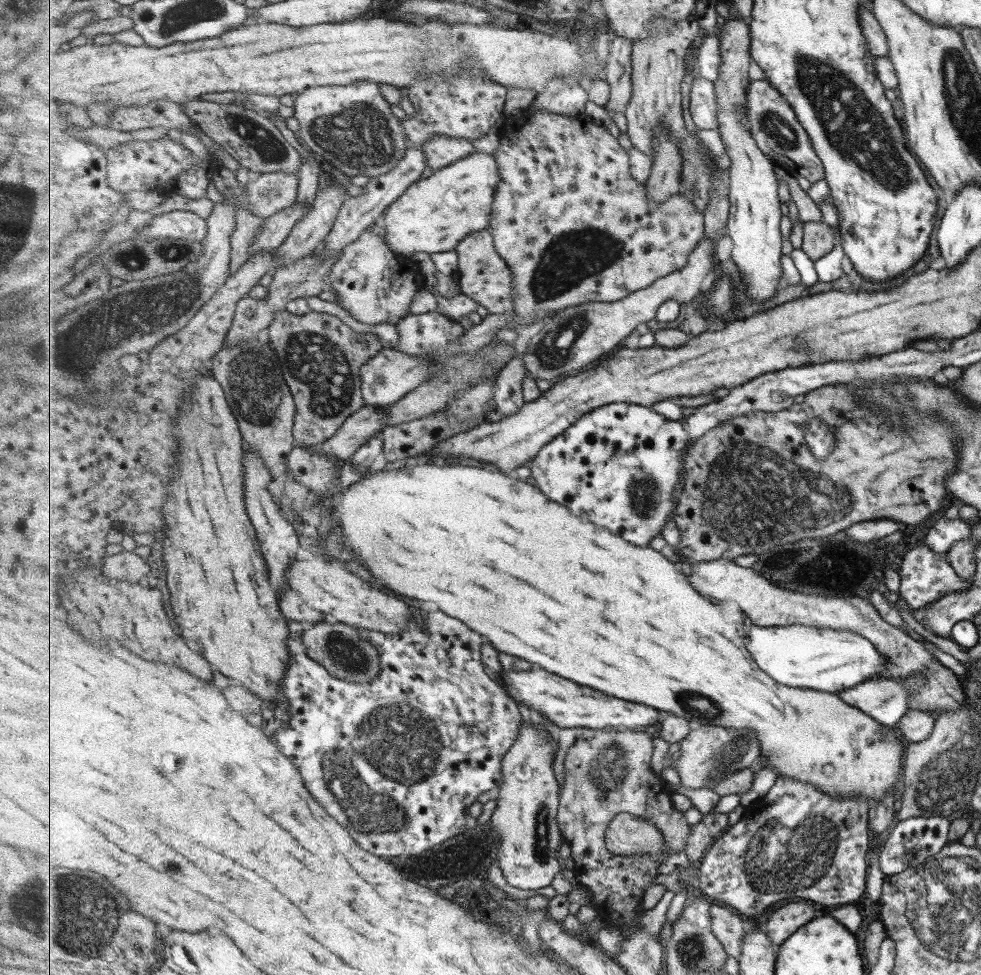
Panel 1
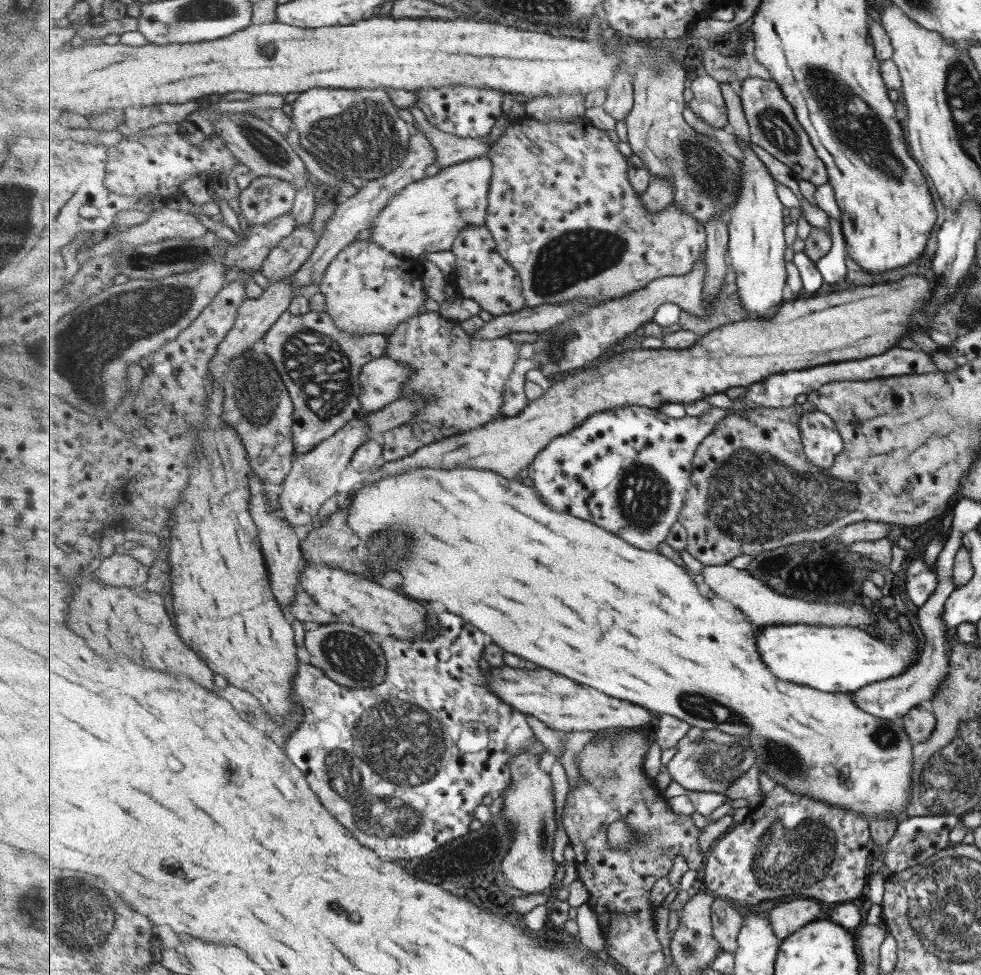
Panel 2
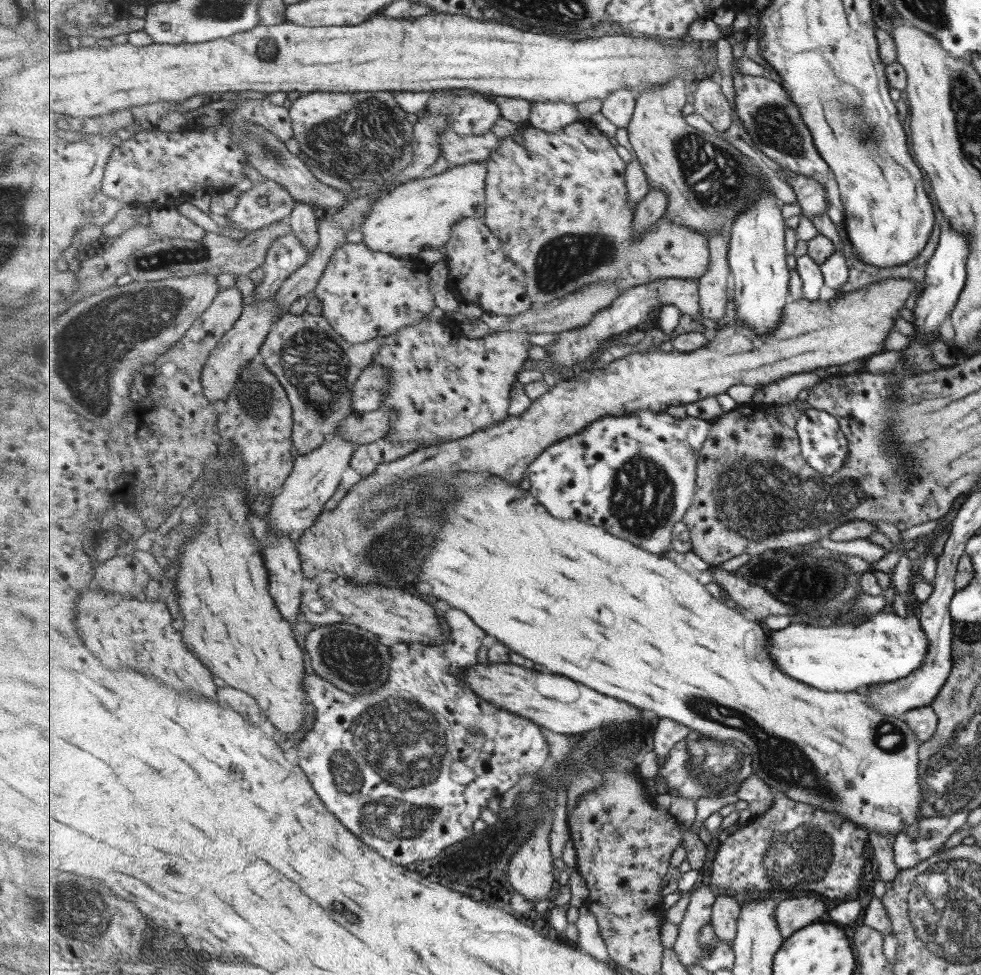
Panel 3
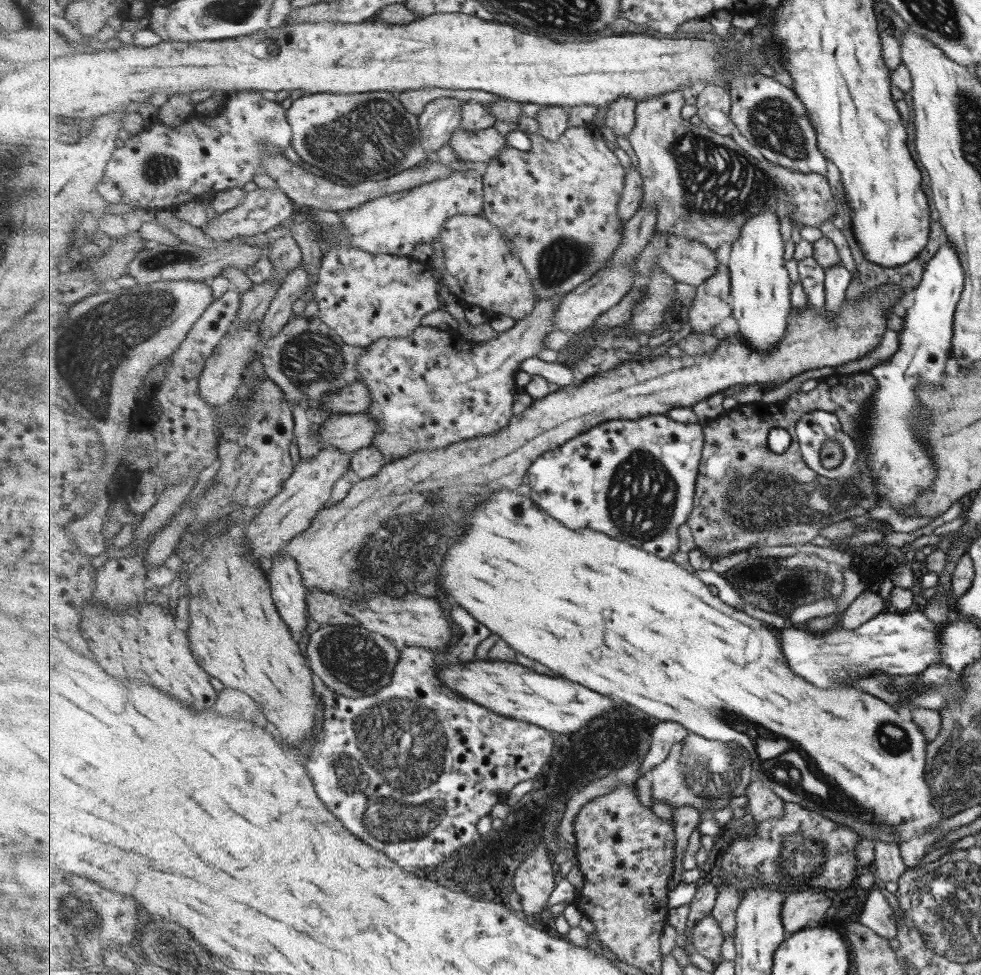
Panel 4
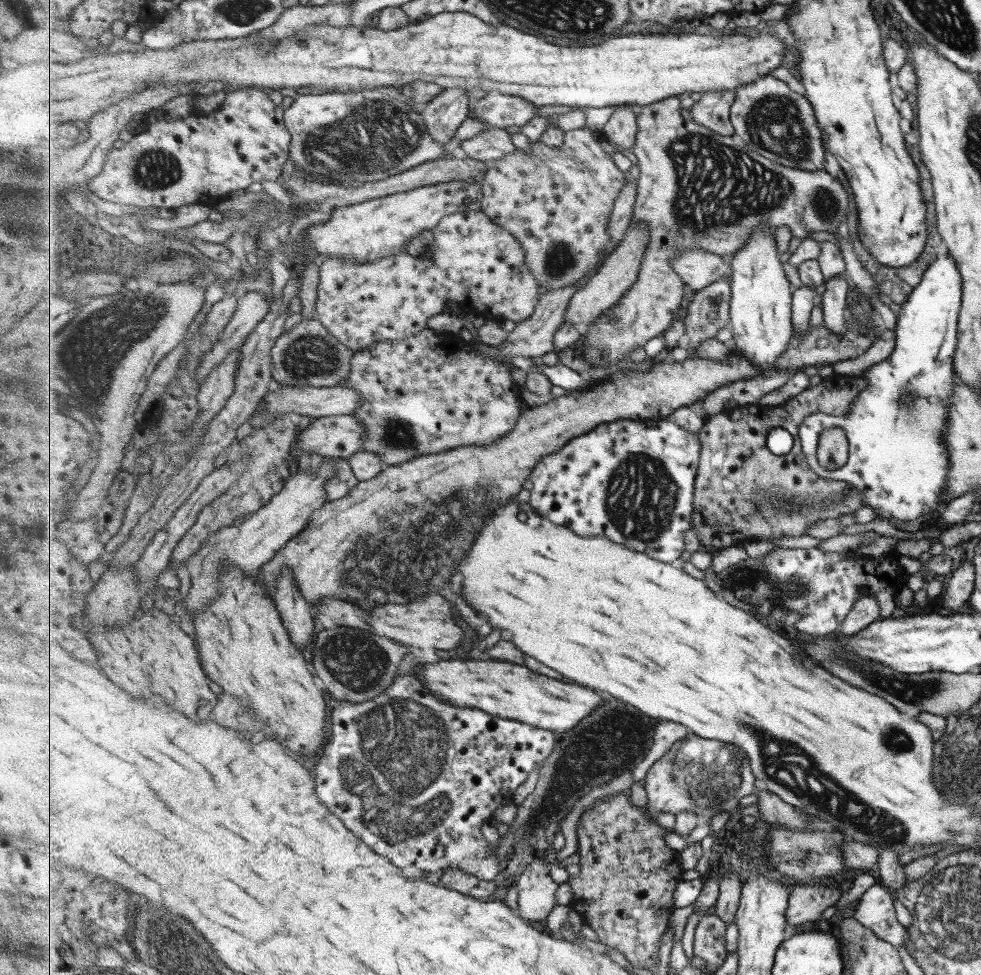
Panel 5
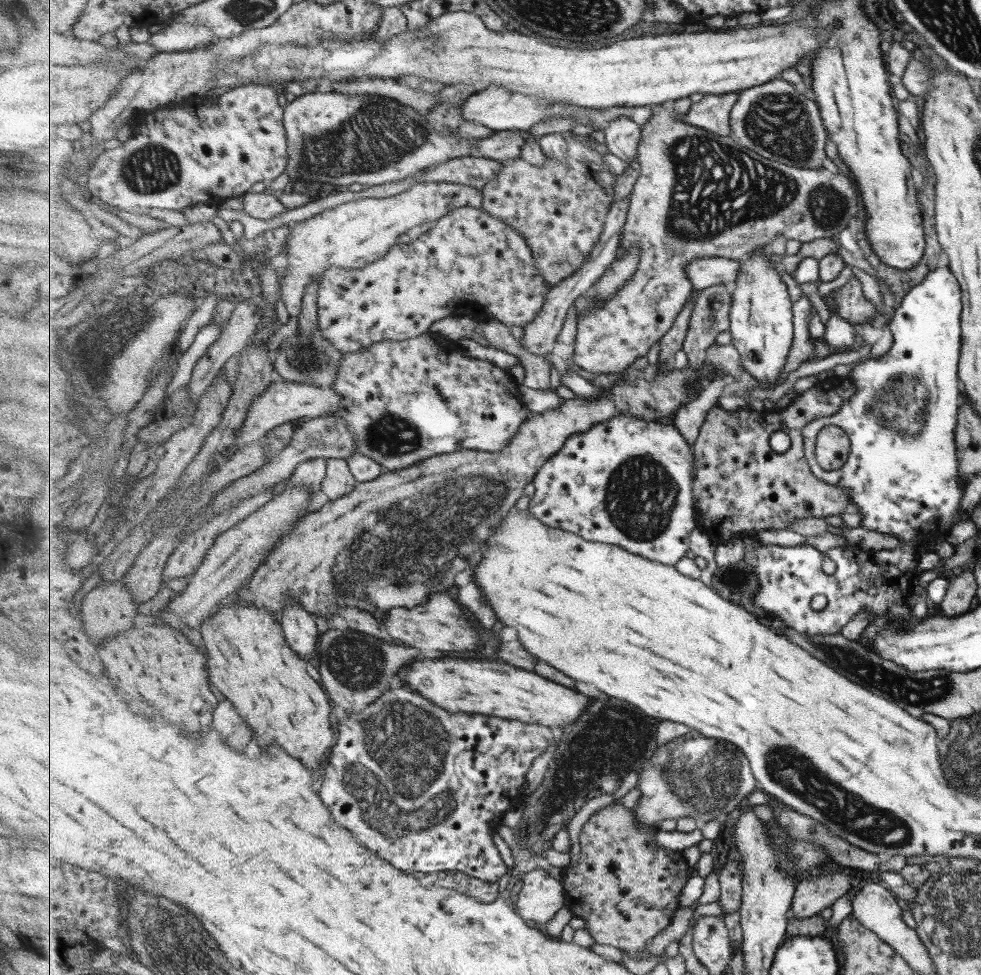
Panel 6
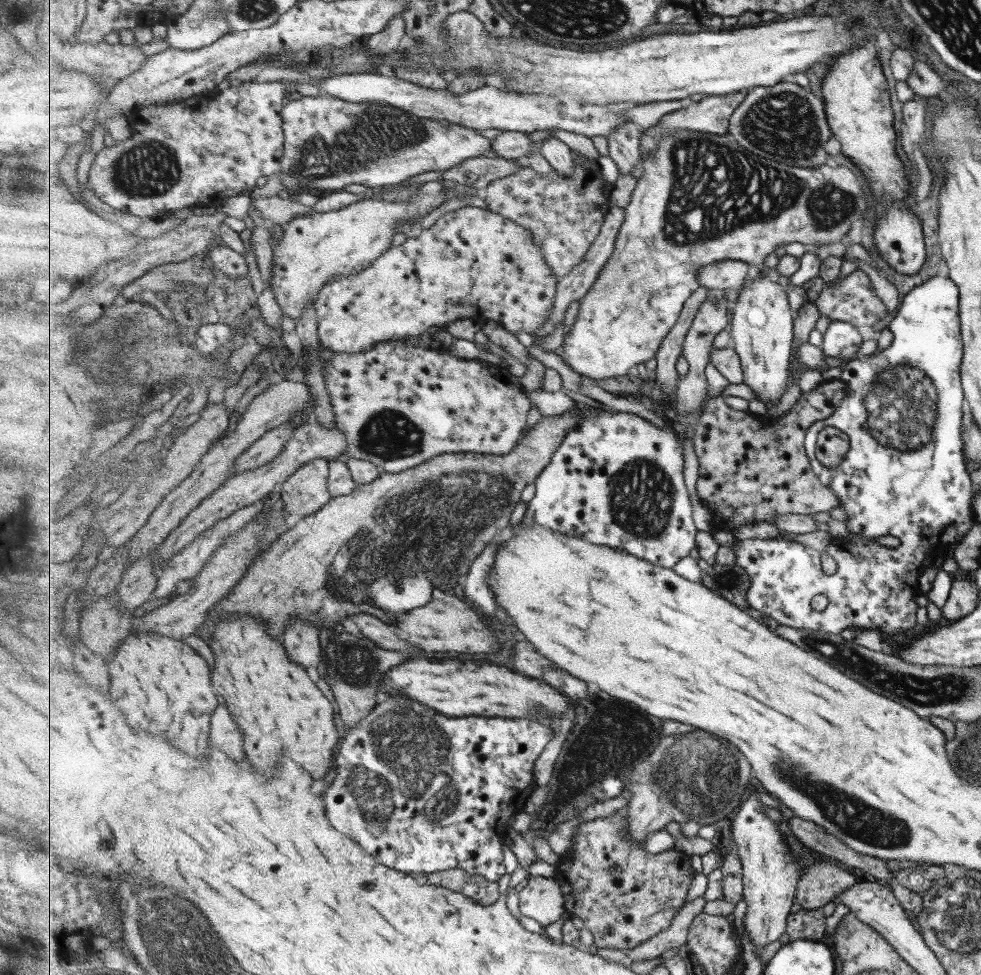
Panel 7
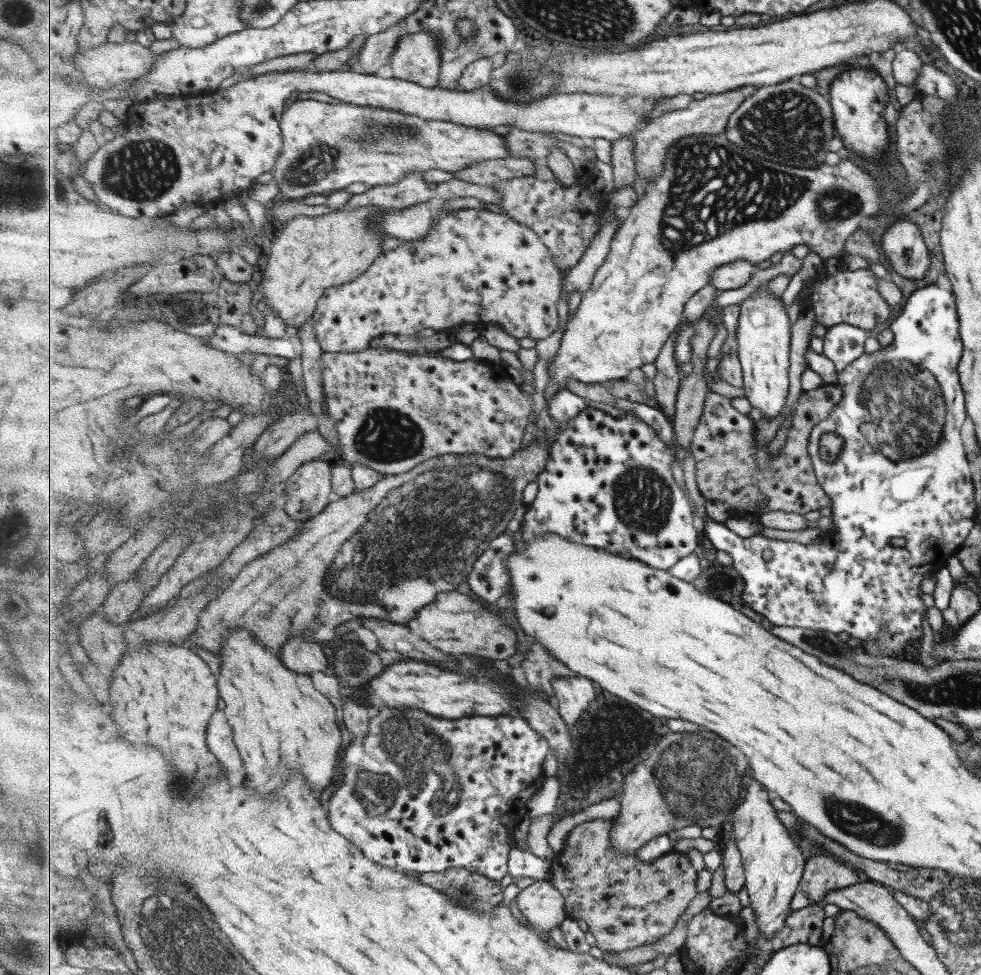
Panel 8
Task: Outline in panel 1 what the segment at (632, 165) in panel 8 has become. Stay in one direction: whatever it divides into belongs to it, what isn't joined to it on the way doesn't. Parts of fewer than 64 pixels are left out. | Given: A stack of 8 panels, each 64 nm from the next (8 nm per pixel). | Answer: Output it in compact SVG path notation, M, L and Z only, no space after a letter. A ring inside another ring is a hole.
M615 37L607 61L605 80L611 85L611 99L606 108L615 112L625 113L633 96L633 44L634 40L631 38Z

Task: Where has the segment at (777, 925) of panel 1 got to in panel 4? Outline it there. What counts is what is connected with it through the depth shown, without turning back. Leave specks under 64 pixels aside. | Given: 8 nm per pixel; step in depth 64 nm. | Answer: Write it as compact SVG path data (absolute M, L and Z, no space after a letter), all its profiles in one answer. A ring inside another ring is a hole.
M811 889L788 894L782 912L786 938L805 929L809 920L823 918L829 906L831 906L831 896L815 894Z

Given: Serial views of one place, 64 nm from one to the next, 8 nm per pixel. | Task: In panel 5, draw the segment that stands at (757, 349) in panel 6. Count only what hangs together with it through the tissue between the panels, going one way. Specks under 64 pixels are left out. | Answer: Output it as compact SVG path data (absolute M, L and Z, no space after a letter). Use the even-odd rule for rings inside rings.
M761 224L757 226L757 230L751 232L751 240L733 255L733 274L730 279L732 284L731 323L734 329L732 341L736 345L736 350L745 354L751 362L757 362L763 368L763 372L773 372L771 368L786 353L790 342L794 340L793 287L787 280L787 274L779 260L781 253L777 252L774 231L773 228L769 228L769 224Z

